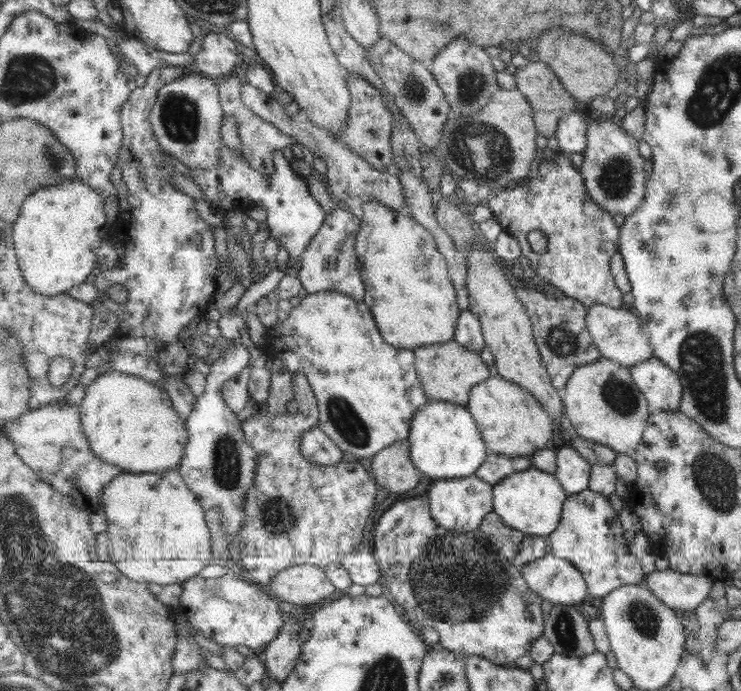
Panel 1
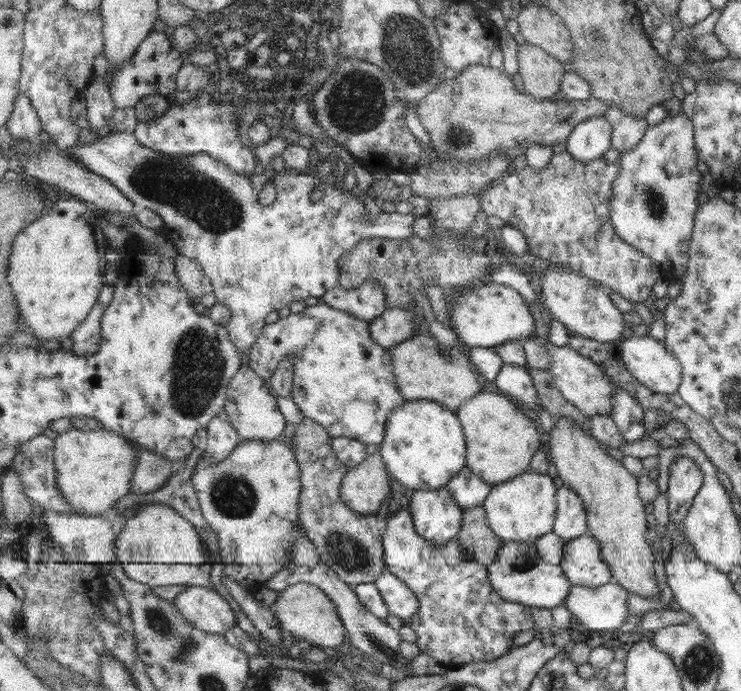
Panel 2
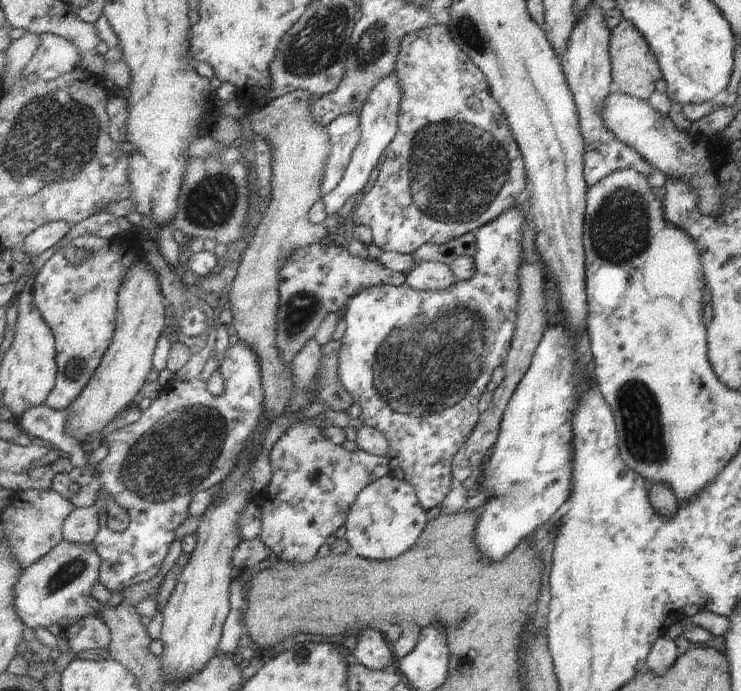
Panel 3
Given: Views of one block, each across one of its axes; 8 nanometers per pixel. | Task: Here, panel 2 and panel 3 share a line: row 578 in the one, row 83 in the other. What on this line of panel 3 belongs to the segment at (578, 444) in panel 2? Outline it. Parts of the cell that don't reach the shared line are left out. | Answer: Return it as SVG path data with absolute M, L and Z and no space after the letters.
M621 19L620 23L612 30L611 46L609 54L612 57L613 84L619 92L647 100L655 90L655 82L661 78L660 68L656 64L656 58L653 57L649 44L641 36L636 25L629 20Z

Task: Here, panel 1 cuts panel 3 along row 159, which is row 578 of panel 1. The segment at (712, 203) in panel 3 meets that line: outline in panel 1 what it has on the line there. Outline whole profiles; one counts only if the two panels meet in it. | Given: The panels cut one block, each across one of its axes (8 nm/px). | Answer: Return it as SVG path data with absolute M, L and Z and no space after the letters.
M667 568L649 572L642 585L678 615L695 610L711 589L712 581L705 576L676 572Z

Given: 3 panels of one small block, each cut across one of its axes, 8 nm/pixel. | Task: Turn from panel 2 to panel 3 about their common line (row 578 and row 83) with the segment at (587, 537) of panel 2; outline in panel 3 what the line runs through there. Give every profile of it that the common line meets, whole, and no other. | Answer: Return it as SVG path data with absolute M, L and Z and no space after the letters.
M591 2L589 8L583 12L578 20L571 38L567 44L565 54L560 57L565 77L568 78L569 88L572 89L573 98L580 117L581 134L585 140L585 180L588 188L593 188L601 180L615 174L617 170L635 169L641 175L651 172L652 166L641 157L635 148L619 140L608 125L605 124L605 104L609 104L612 95L613 74L612 57L609 54L612 30L607 26L603 9L597 2Z

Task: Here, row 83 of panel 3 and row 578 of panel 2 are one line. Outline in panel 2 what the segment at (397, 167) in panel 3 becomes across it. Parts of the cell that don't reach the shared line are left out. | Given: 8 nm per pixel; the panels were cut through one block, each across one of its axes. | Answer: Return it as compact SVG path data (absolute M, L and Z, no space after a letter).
M399 510L383 529L385 535L385 562L389 570L403 580L415 593L421 606L415 616L409 620L409 625L417 633L418 648L436 658L448 668L458 668L477 661L496 661L501 656L510 653L515 636L523 630L531 630L536 625L532 607L525 604L508 601L501 597L487 580L487 570L483 563L459 562L459 566L437 566L428 550L428 543L417 532L412 513Z

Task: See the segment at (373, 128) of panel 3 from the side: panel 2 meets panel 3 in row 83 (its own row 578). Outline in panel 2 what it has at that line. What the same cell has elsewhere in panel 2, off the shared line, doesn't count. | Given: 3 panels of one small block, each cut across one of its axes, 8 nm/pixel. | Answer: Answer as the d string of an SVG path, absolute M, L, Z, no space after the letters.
M391 571L383 572L375 584L380 589L392 614L404 623L408 623L415 616L415 612L421 606L421 601L417 598L416 593L396 574Z

